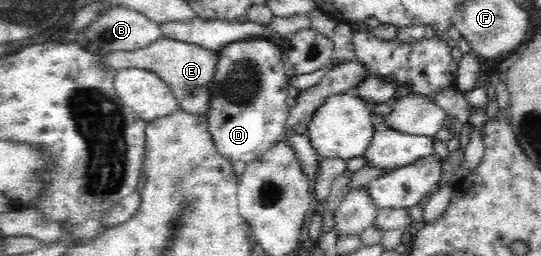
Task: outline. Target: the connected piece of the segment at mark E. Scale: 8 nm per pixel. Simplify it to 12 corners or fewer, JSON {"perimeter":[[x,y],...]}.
{"perimeter":[[162,37],[100,52],[118,70],[160,76],[179,106],[208,115],[218,53]]}

